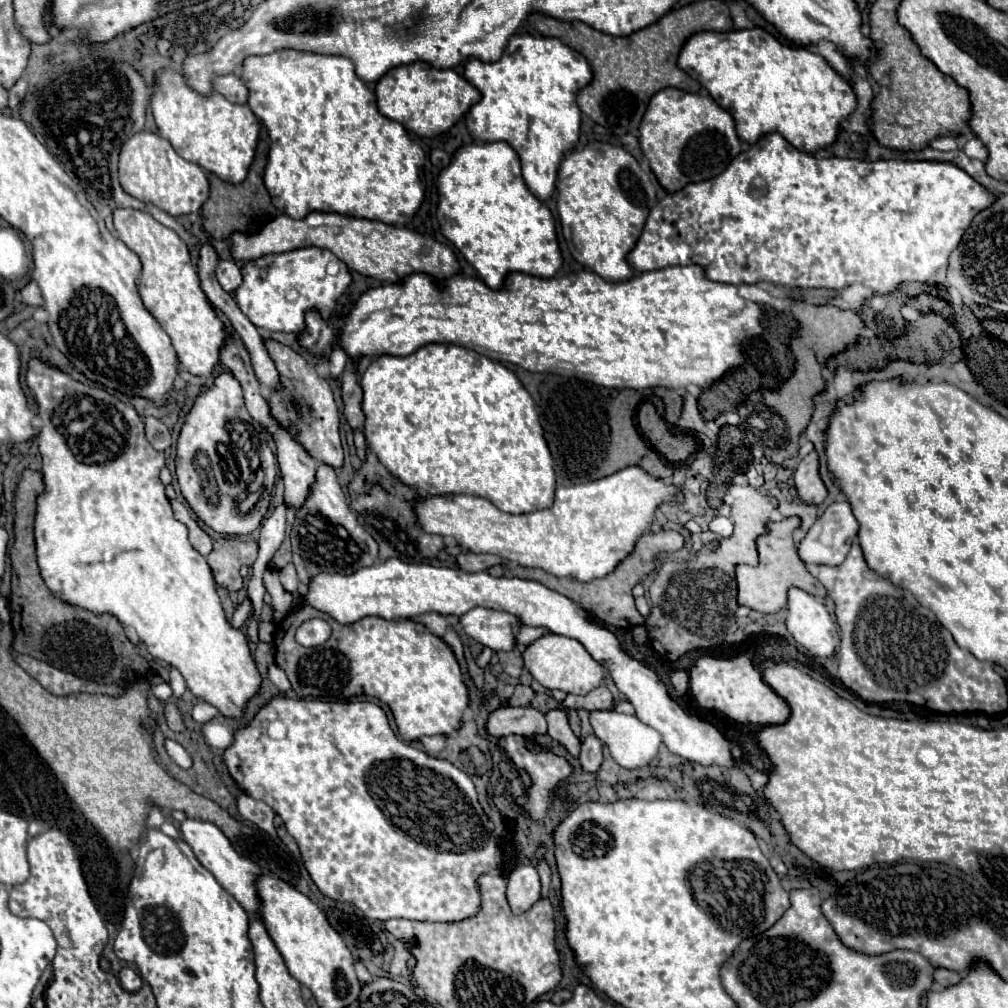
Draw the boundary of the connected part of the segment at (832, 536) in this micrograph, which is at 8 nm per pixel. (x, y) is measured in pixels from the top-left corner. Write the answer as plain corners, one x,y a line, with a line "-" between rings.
836,501
824,509
824,513
816,519
816,523
808,529
806,537
798,545
798,555
804,563
826,563
826,565
840,565
850,549
848,539
852,541
858,533
858,521
852,515
848,501

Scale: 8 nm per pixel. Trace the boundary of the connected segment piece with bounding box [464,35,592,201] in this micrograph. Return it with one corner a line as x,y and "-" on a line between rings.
514,35
498,61
484,63
474,57
468,59
464,77
482,95
466,113
468,131
480,141
510,143
520,157
528,189
540,201
548,199
554,191
562,155
576,145
580,135
576,91
592,79
586,57
556,37

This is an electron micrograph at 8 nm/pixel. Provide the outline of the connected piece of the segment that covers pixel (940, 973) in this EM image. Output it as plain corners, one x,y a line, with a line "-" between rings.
936,967
934,969
934,989
946,989
948,985
954,985
960,981
960,973

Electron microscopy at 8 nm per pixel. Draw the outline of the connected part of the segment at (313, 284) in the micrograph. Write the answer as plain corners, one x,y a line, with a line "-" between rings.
302,247
302,249
286,251
270,257
268,261
270,263
266,265
264,273
260,273
260,259
248,261
242,267
242,275
238,263
220,261
216,267
216,279
224,291
228,293
236,291
240,311
256,327
270,331
286,331
286,333
302,331
304,313
308,309
318,309
320,315
328,319
336,307
338,297
346,291
346,287
352,281
348,267
332,251
320,247

